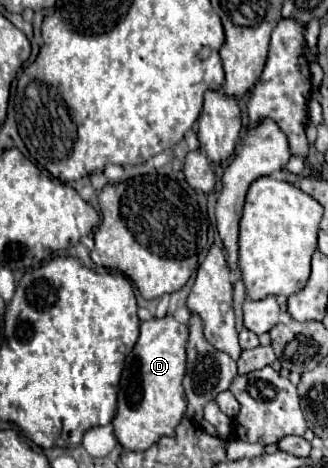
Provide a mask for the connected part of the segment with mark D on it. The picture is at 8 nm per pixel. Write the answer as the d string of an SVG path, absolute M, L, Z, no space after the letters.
M171 315L141 323L141 335L125 359L117 415L113 419L115 437L125 449L145 451L161 437L175 435L175 427L187 409L181 385L187 367L187 341L189 327L175 321Z

